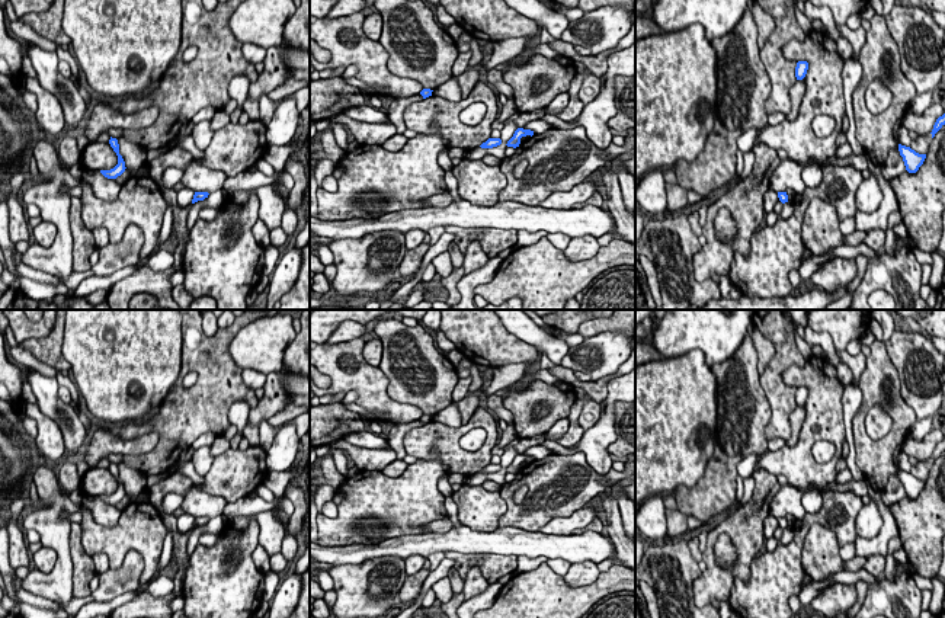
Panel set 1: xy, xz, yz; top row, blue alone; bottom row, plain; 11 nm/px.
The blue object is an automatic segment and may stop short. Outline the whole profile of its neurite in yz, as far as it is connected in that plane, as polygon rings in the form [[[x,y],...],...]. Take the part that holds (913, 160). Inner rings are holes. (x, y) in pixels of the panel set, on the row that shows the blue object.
[[[898,144],[898,151],[909,173],[916,173],[926,158],[926,154],[919,154],[910,147],[901,144]]]

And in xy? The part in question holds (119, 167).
[[[110,137],[109,144],[118,156],[118,164],[110,170],[100,170],[100,173],[108,179],[116,179],[118,176],[121,176],[125,172],[126,167],[125,167],[125,161],[124,161],[122,156],[119,154],[118,140]]]

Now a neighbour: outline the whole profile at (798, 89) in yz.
[[[805,77],[803,80],[797,80],[791,87],[789,92],[791,112],[787,115],[785,121],[794,121],[797,118],[804,93],[805,93]]]

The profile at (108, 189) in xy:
[[[83,170],[81,180],[92,188],[96,198],[103,201],[115,201],[121,190],[121,185],[105,177],[100,170]]]

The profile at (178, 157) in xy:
[[[174,145],[167,153],[147,161],[150,169],[150,177],[160,186],[163,173],[167,167],[185,170],[192,160],[193,156],[189,151],[186,151],[180,145]]]

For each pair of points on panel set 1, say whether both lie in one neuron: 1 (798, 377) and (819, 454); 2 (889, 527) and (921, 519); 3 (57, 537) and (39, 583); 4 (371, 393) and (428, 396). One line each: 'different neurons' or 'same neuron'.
1: different neurons
2: different neurons
3: same neuron
4: different neurons

